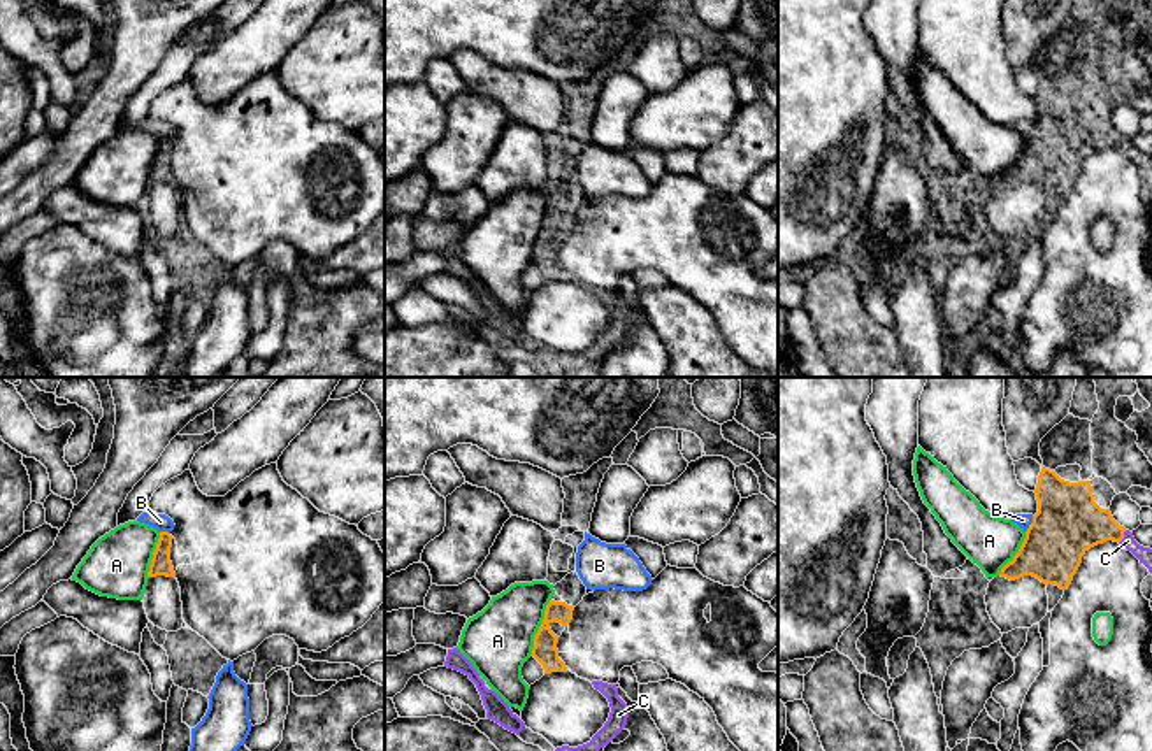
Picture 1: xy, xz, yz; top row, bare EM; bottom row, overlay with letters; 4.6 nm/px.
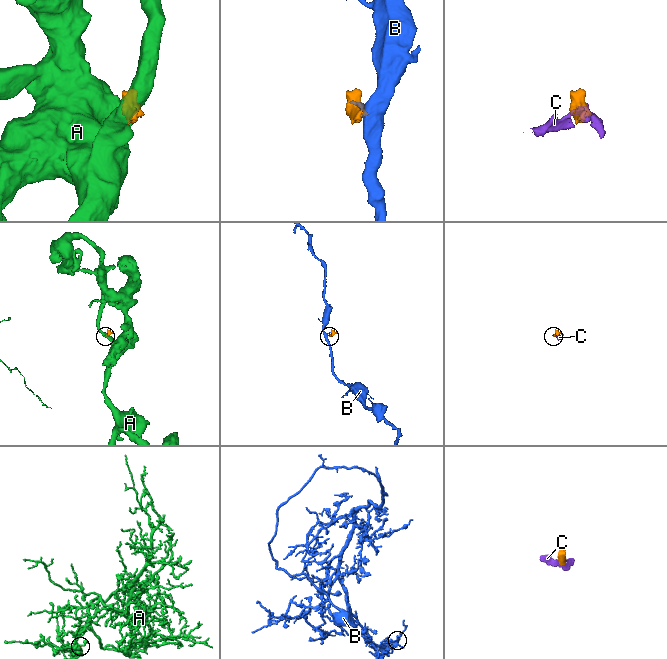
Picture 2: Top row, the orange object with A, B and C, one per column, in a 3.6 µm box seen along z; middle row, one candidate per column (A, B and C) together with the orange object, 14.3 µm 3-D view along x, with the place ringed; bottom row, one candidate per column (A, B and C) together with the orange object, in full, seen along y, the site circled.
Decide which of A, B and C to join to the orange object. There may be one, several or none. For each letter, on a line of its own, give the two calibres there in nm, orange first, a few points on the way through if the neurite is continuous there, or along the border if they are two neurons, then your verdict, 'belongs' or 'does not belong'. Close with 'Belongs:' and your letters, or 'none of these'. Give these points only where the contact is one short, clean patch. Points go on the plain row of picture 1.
A: 110/320 nm | along xz (550, 206), (531, 260) | does not belong
B: 300/60 nm | along yz (1033, 123), (1026, 139) | does not belong
C: 300/70 nm | across yz (1070, 130), (1098, 132), (1123, 144), (1144, 162) | belongs
Belongs: C

